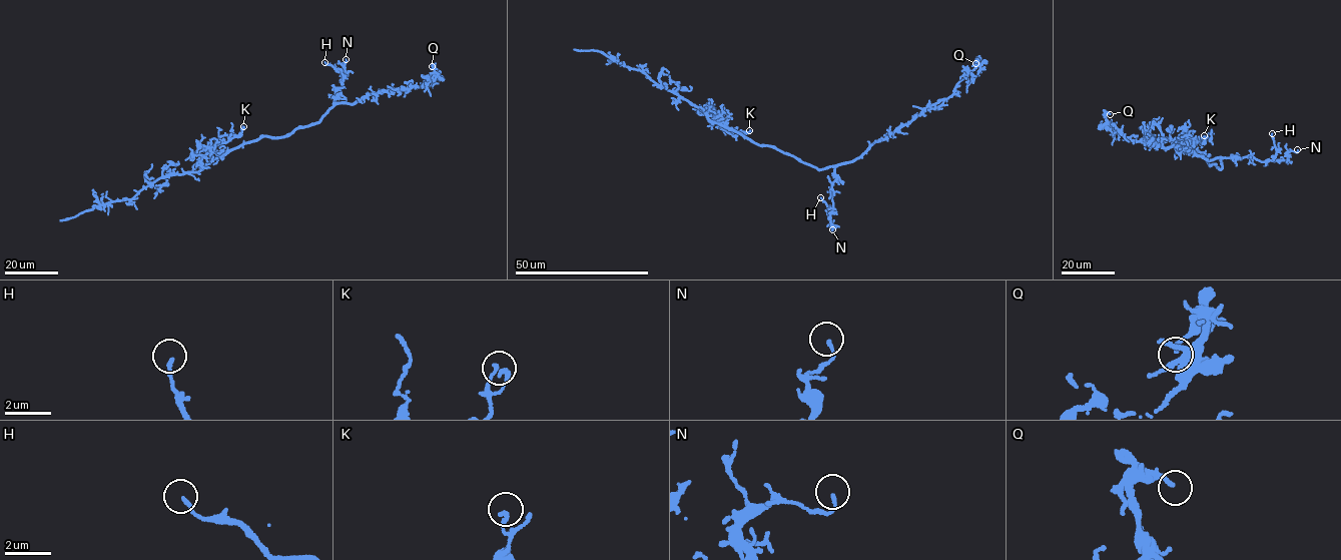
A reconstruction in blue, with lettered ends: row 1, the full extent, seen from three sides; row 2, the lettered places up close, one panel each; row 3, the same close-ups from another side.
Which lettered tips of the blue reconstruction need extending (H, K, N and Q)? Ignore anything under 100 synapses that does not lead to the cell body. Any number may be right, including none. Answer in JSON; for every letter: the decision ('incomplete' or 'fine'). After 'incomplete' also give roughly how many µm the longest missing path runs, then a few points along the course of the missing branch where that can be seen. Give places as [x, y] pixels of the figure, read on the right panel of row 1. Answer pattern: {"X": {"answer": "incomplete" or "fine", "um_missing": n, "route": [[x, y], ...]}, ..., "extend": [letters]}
{"H": {"answer": "fine"}, "K": {"answer": "fine"}, "N": {"answer": "fine"}, "Q": {"answer": "fine"}, "extend": []}

